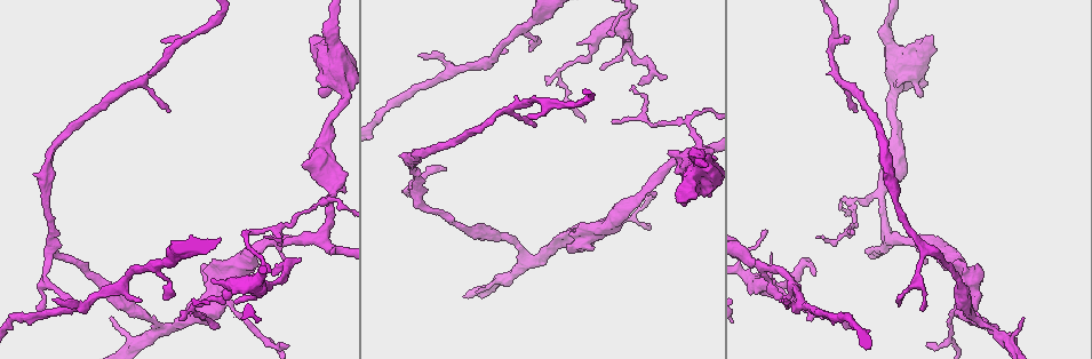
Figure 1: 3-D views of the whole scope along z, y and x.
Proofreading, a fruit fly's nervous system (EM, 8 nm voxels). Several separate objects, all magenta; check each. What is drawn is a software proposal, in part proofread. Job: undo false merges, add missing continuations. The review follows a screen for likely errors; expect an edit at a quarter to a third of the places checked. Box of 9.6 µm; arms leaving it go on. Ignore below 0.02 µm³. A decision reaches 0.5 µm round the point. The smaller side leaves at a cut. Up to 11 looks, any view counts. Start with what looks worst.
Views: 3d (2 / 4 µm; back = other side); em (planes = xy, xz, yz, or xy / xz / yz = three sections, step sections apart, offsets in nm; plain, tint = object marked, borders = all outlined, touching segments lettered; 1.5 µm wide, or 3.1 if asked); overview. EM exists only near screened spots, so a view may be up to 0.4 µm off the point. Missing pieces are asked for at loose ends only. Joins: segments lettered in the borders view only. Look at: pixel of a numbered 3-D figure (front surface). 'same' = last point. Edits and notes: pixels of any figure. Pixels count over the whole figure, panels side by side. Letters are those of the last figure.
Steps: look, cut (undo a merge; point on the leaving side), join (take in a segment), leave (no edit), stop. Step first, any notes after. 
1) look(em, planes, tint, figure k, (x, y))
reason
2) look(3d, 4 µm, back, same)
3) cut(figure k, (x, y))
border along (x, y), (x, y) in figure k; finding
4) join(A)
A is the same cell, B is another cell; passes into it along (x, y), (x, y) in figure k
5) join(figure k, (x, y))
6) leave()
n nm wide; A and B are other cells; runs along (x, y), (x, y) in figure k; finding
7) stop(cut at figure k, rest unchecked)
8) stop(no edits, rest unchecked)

look(em, planes, borders, figure 1, (640, 85))

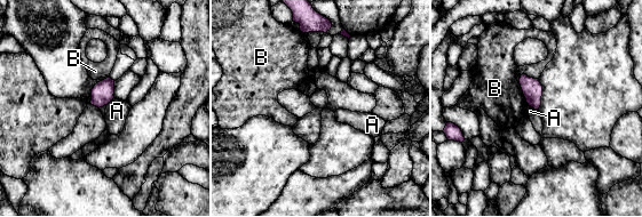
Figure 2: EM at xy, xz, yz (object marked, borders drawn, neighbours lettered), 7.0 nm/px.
leave()
140 nm wide; A and B are other cells; border along (518, 83), (529, 105) in figure 2; no lettered segment goes on from it

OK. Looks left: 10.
look(3d, 4 µm, figure 1, (786, 299))
an open end

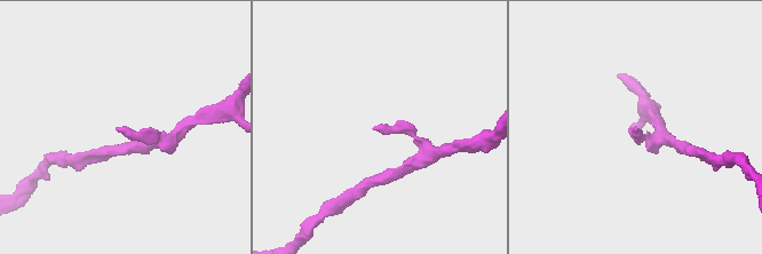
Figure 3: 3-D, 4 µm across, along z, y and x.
look(em, planes, borders, figure 3, (637, 128))

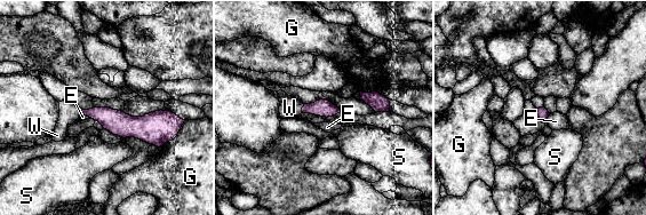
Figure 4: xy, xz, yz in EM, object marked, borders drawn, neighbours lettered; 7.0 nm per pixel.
join(W)
W is the same cell, E, G and S are other cells; it goes on there

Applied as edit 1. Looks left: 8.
look(em, planes, borders, figure 1, (854, 198))
three arms meet

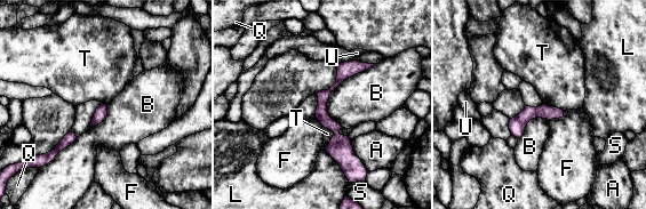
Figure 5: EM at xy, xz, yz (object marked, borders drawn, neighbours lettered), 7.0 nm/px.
leave()
80 nm wide; A, B, F, L, Q, S, T and U are other cells; border along (376, 64), (329, 94), (342, 127) in figure 5; one cell here

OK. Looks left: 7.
stop(join at figure 4, rest unchecked)

